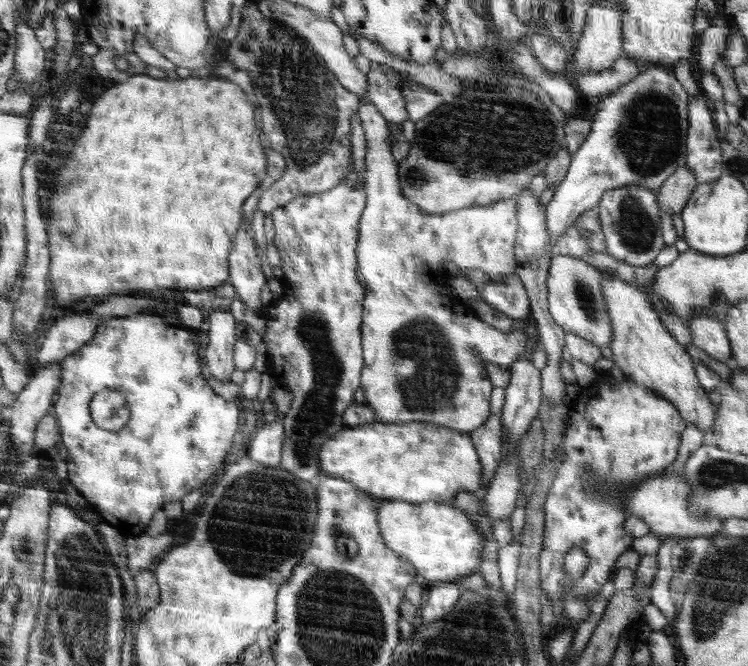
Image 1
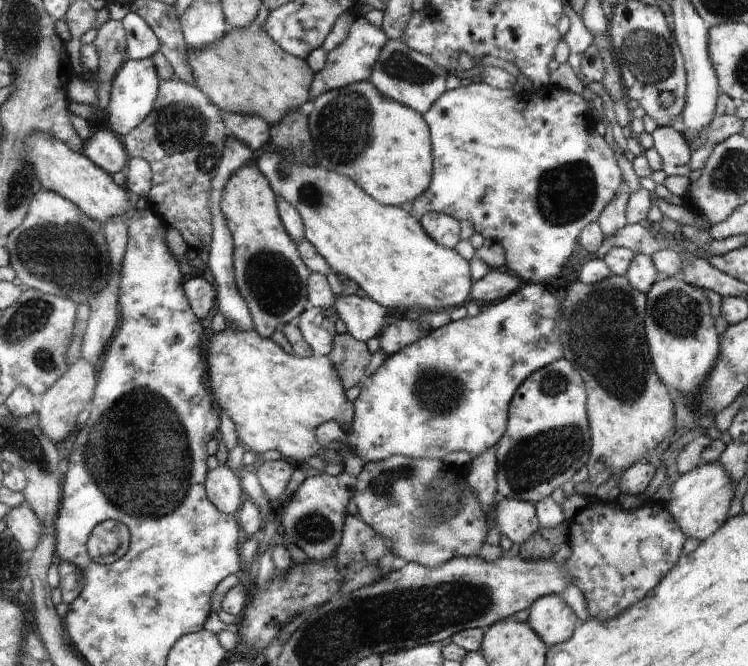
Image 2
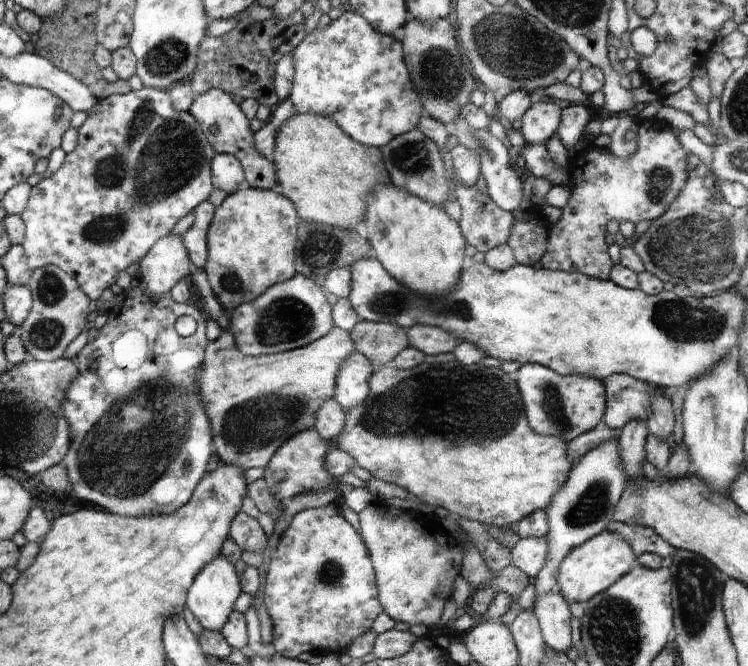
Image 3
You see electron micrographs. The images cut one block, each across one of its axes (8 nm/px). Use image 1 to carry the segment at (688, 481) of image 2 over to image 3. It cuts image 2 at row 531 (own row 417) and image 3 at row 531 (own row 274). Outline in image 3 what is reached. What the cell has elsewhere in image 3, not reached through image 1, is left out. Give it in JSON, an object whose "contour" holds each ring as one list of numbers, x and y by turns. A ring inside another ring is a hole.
{"contour":[[604,530,568,553,566,560,559,568,558,590,568,602,586,604,592,597,614,585,620,577,626,576,637,564,636,560,631,543,626,542,615,532]]}

